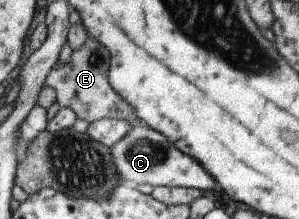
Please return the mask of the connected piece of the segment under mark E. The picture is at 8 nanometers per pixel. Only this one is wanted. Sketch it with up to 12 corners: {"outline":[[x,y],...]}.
{"outline":[[99,39],[57,66],[45,87],[88,122],[139,121],[111,83],[111,51]]}

